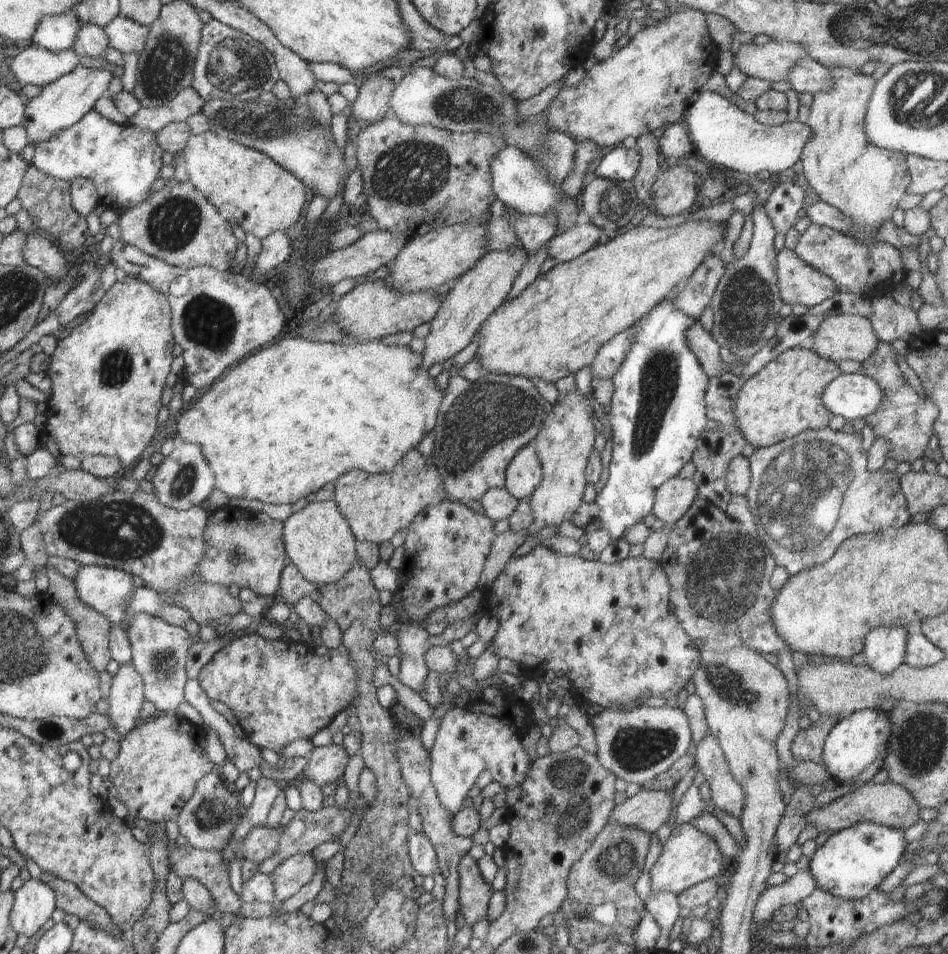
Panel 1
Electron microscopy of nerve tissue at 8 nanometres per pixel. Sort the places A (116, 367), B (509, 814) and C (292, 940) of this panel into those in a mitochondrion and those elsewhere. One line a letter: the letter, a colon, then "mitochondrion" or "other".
A: mitochondrion
B: other
C: other

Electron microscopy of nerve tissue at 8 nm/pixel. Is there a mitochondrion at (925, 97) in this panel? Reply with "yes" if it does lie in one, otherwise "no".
yes

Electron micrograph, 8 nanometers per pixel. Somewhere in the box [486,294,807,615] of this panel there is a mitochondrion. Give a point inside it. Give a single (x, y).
(659, 379)

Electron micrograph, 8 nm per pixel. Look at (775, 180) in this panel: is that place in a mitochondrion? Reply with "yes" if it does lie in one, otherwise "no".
no

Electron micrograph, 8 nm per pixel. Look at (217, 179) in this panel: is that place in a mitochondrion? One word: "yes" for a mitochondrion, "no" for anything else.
no

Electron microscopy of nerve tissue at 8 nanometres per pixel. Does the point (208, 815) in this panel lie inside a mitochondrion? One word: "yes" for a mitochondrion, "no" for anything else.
yes

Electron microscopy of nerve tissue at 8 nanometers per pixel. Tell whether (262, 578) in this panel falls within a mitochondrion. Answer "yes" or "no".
no

